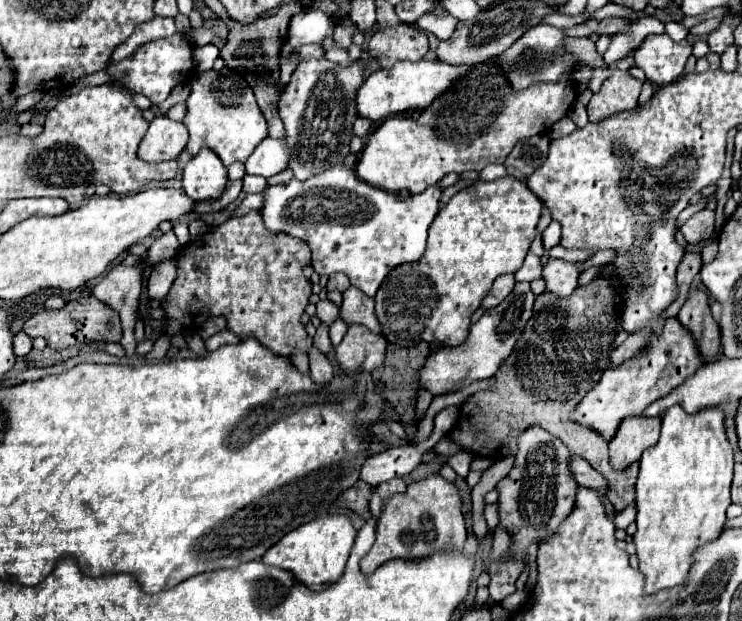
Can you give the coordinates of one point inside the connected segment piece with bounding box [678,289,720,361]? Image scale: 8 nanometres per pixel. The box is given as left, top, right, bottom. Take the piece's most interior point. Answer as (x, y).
(695, 313)

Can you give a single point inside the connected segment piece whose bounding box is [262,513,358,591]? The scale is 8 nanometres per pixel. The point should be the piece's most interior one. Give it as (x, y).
(316, 552)

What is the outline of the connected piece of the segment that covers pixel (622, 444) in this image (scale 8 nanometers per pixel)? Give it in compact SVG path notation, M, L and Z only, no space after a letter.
M636 415L628 417L618 425L616 435L610 441L610 455L614 467L628 467L640 461L644 449L652 447L660 433L660 419Z

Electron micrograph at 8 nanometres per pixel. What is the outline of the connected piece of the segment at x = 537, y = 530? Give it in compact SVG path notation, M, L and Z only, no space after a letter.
M530 427L520 435L512 471L496 485L500 525L510 533L508 549L512 555L516 555L516 559L524 561L524 565L528 565L530 545L546 543L546 539L558 531L560 523L574 507L578 483L568 471L568 455L570 451L560 439L552 437L540 427Z

